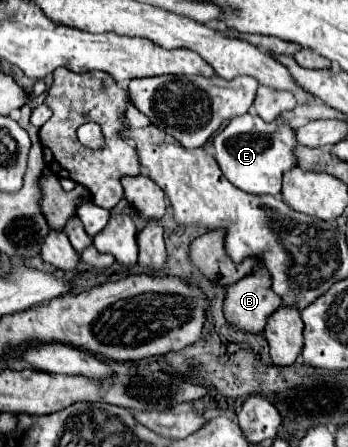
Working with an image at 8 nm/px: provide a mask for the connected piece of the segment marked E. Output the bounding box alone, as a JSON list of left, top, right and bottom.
[213,115,297,195]

